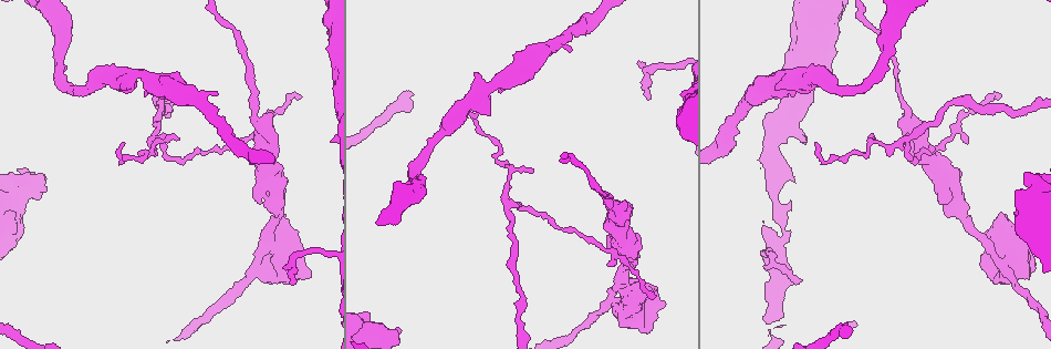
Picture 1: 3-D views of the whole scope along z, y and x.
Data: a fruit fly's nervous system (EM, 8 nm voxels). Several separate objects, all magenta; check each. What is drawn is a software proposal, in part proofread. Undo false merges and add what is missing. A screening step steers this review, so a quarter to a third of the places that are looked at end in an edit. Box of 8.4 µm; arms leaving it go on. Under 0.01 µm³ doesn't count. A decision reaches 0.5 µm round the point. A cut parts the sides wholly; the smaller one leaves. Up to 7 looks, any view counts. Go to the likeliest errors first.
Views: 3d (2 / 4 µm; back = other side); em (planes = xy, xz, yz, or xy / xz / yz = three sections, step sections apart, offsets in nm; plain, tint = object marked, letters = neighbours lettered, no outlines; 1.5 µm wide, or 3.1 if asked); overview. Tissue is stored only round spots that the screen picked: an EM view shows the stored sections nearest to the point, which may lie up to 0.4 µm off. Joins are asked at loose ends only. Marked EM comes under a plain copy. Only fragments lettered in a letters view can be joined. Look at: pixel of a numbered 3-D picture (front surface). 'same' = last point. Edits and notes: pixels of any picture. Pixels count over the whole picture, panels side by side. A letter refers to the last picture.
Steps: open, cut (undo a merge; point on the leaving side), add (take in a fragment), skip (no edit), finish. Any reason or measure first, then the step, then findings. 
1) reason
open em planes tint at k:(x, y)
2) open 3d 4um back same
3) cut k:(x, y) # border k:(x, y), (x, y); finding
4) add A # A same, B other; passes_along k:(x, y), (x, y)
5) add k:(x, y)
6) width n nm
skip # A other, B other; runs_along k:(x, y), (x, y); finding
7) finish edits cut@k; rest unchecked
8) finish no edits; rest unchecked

branch stops here
open 3d 4um at 1:(1004, 216)

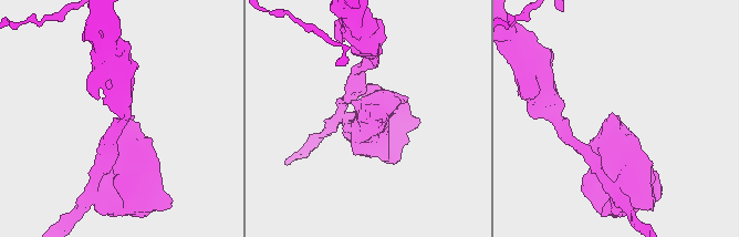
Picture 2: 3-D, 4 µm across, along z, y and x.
open em planes letters at 2:(618, 116)

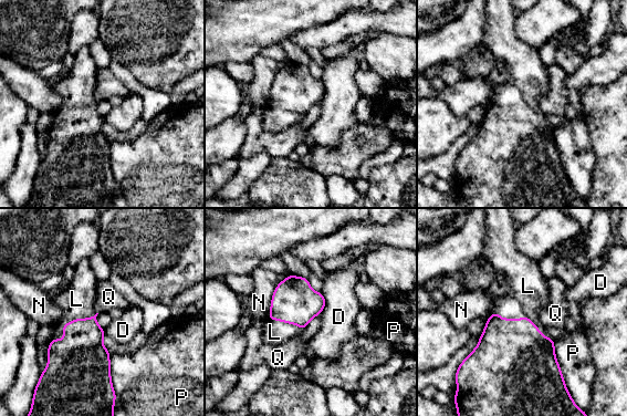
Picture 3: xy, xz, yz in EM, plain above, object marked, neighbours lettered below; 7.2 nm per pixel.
add L # D other, L same, N other, P other, Q other; passes_along 3:(80, 354), (71, 321), (76, 299); it goes on there

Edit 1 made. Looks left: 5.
redraw
open overview

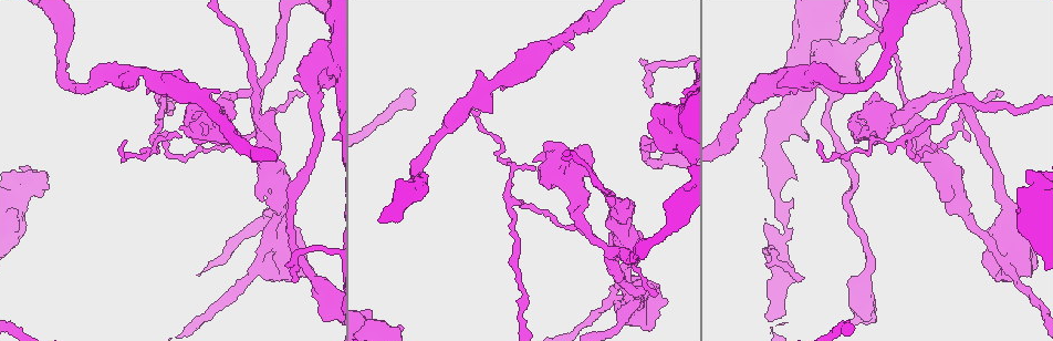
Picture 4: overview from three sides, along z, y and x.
open 3d 2um back at 4:(656, 296)

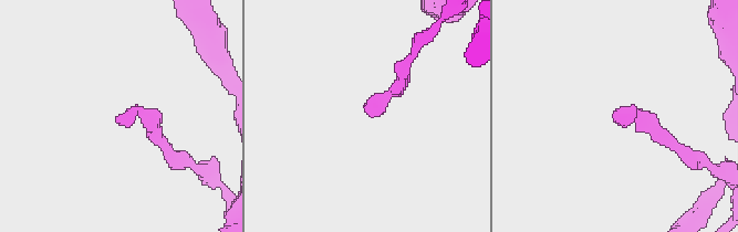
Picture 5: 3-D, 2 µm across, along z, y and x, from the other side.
now the EM
open em xy step 4 letters at 5:(613, 111)

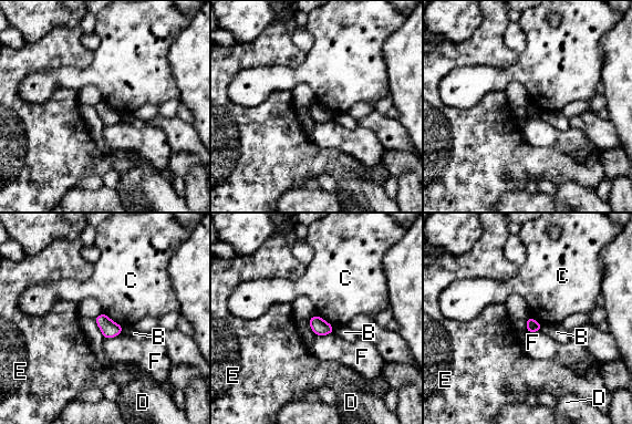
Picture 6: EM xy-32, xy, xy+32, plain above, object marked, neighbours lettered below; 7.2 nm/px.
width 90 nm
skip # B other, C other, D other, E other, F other; border 6:(102, 312), (122, 328); none of them fits

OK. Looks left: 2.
finish edits add@3; rest unchecked

